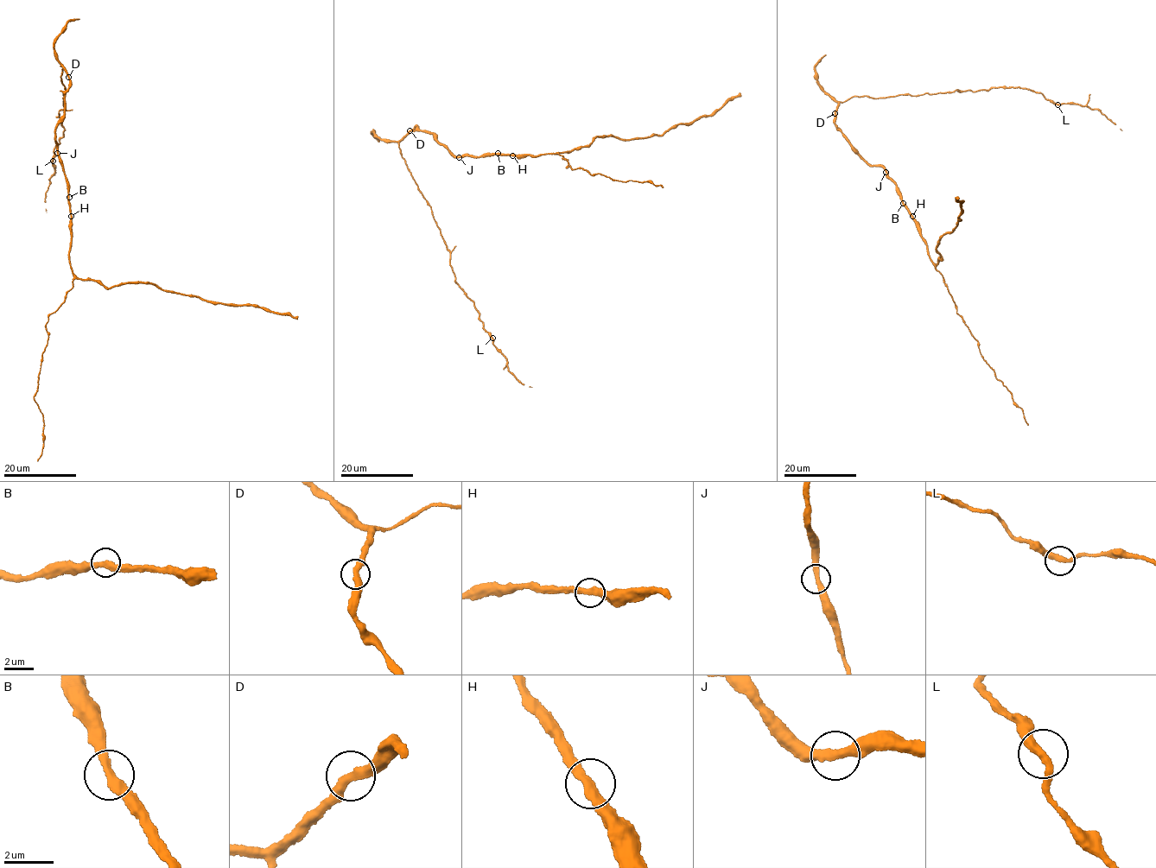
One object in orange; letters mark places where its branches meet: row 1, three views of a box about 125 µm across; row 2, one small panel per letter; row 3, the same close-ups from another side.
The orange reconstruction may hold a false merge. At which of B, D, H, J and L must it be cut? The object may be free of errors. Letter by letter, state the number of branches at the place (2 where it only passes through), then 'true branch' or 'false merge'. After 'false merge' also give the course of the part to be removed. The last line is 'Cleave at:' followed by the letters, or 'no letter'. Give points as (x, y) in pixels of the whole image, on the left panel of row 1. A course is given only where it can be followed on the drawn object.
B: branches 2; true branch
D: branches 2; true branch
H: branches 2; true branch
J: branches 2; true branch
L: branches 2; true branch
Cleave at: no letter

